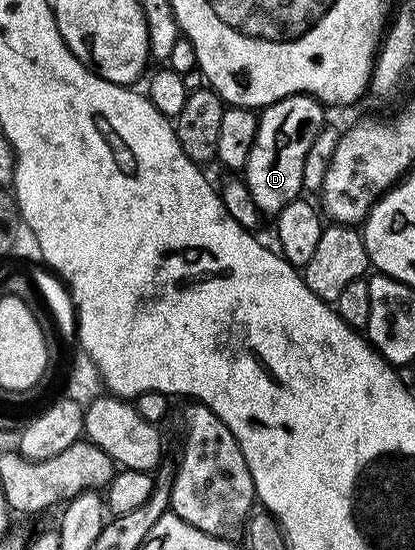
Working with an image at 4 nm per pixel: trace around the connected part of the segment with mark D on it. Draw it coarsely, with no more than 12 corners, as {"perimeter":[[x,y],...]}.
{"perimeter":[[307,93],[260,110],[243,180],[276,215],[302,196],[303,163],[325,129]]}

